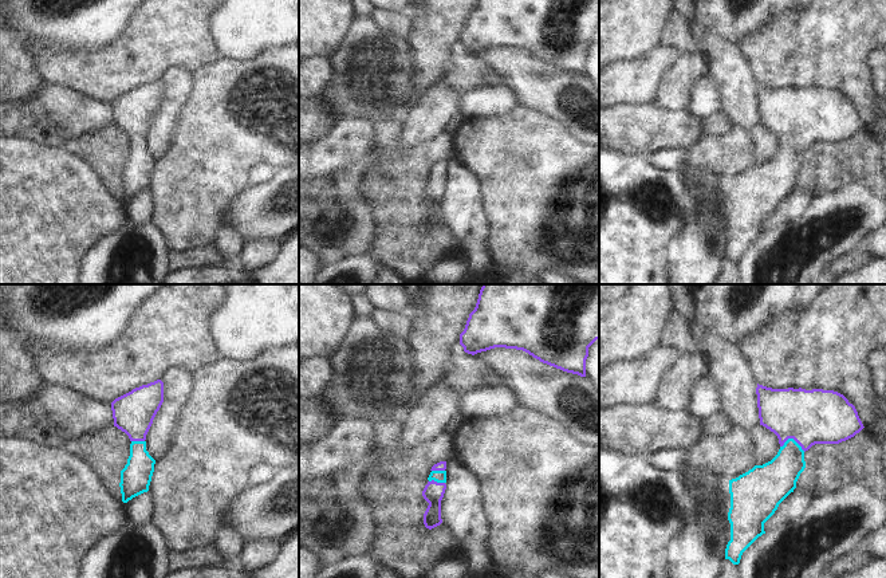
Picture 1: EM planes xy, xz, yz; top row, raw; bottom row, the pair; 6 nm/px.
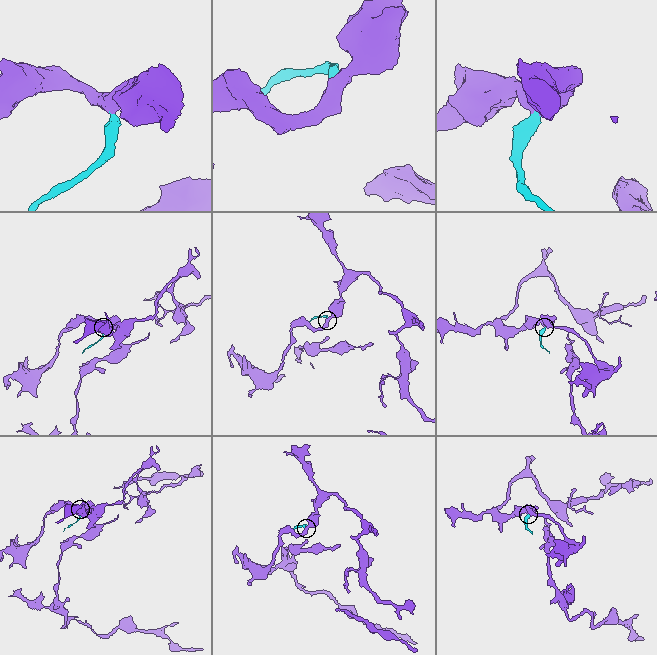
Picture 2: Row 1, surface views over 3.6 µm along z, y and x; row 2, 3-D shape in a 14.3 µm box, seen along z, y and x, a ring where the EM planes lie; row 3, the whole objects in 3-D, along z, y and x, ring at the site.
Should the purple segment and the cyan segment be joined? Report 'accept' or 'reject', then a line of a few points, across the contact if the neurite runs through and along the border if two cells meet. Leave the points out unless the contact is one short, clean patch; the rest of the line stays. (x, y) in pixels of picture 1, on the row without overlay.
accept | yz (816, 116), (792, 137), (790, 161), (779, 176)

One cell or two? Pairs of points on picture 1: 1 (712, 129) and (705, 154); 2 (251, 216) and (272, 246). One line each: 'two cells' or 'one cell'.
1: two cells
2: two cells

